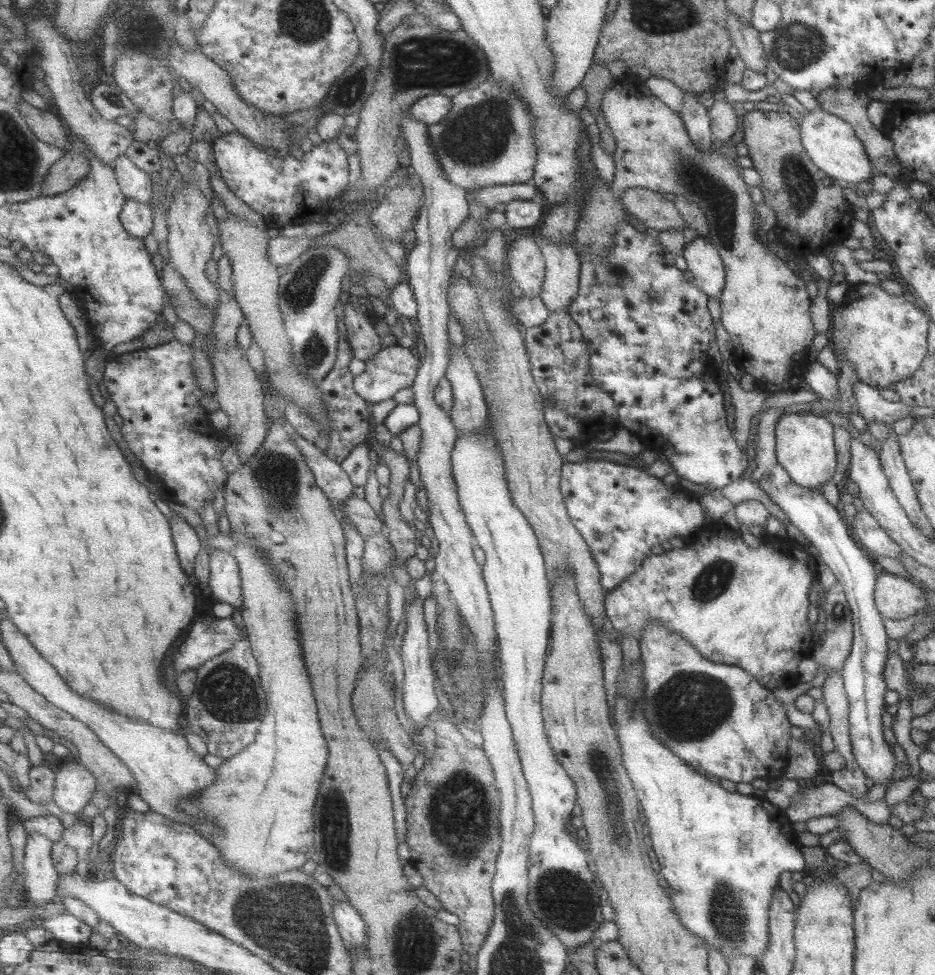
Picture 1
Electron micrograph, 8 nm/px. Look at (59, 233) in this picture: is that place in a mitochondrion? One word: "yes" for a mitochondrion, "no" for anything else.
no

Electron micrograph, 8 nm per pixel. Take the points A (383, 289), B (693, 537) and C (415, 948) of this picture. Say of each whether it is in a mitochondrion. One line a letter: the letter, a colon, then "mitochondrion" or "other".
A: other
B: other
C: mitochondrion

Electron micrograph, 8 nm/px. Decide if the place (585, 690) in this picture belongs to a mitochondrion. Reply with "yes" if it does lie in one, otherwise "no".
no

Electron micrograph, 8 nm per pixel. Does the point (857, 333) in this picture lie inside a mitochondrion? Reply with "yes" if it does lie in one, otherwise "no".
yes

